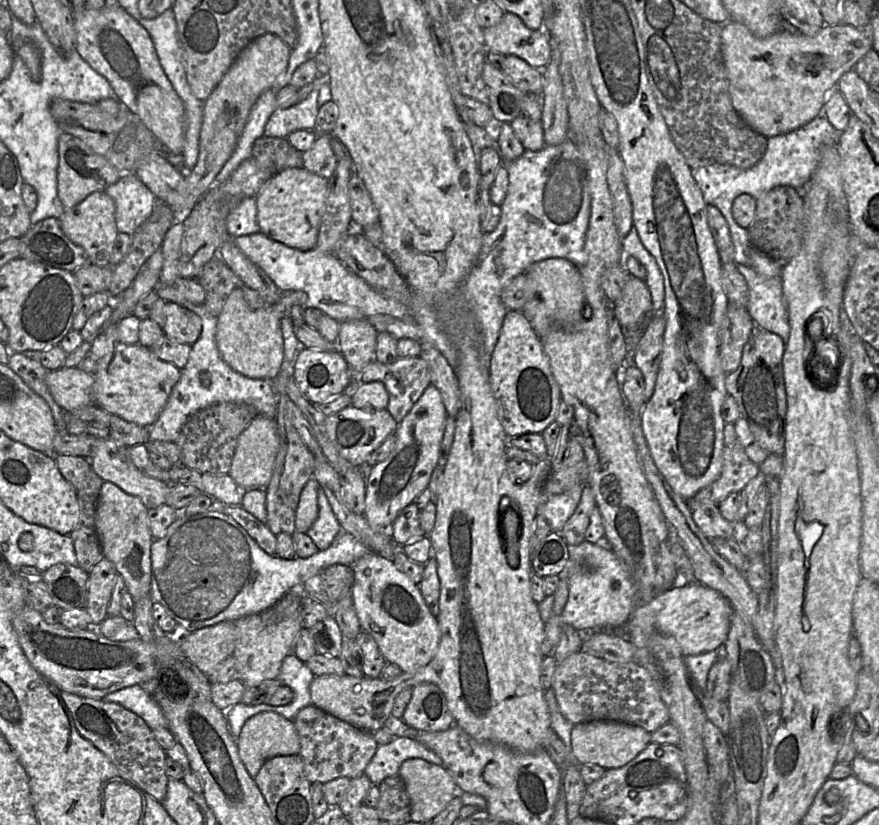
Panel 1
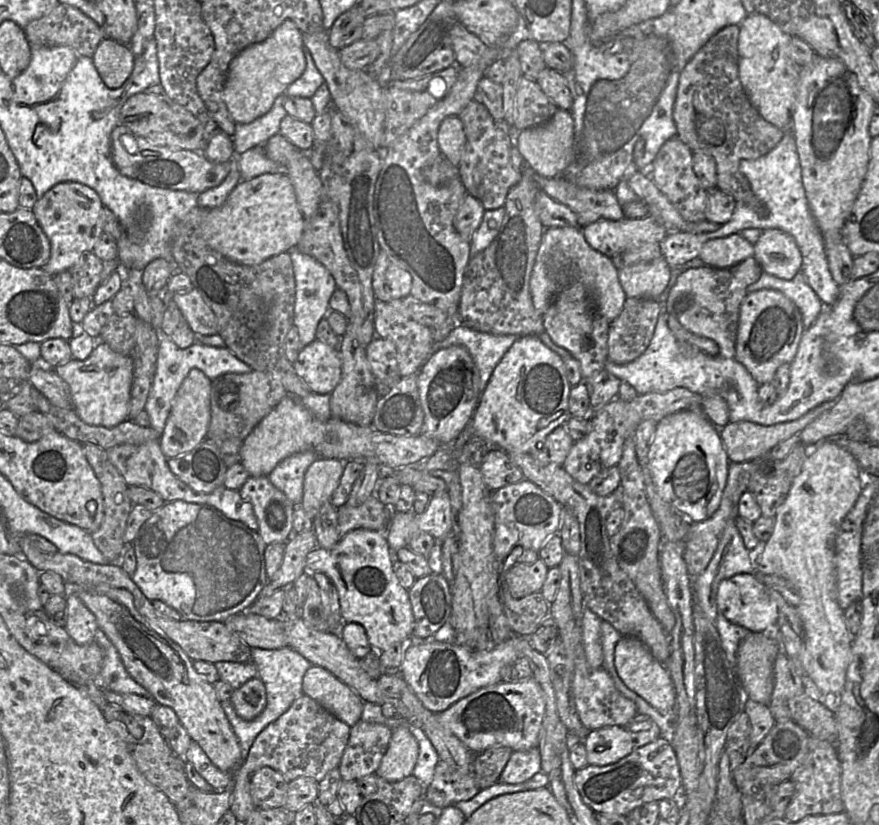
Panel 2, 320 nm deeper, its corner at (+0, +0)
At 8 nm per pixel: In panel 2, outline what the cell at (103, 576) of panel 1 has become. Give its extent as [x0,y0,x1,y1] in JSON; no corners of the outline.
[64,590,99,645]

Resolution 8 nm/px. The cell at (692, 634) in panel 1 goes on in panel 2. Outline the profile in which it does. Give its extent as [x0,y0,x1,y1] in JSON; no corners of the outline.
[716,573,778,632]

